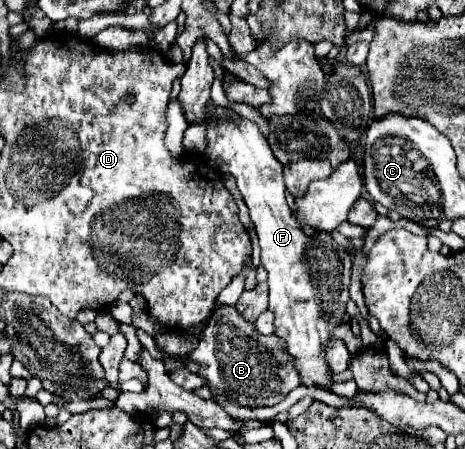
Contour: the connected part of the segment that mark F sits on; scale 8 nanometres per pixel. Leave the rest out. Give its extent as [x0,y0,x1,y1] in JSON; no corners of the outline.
[207,118,351,390]

